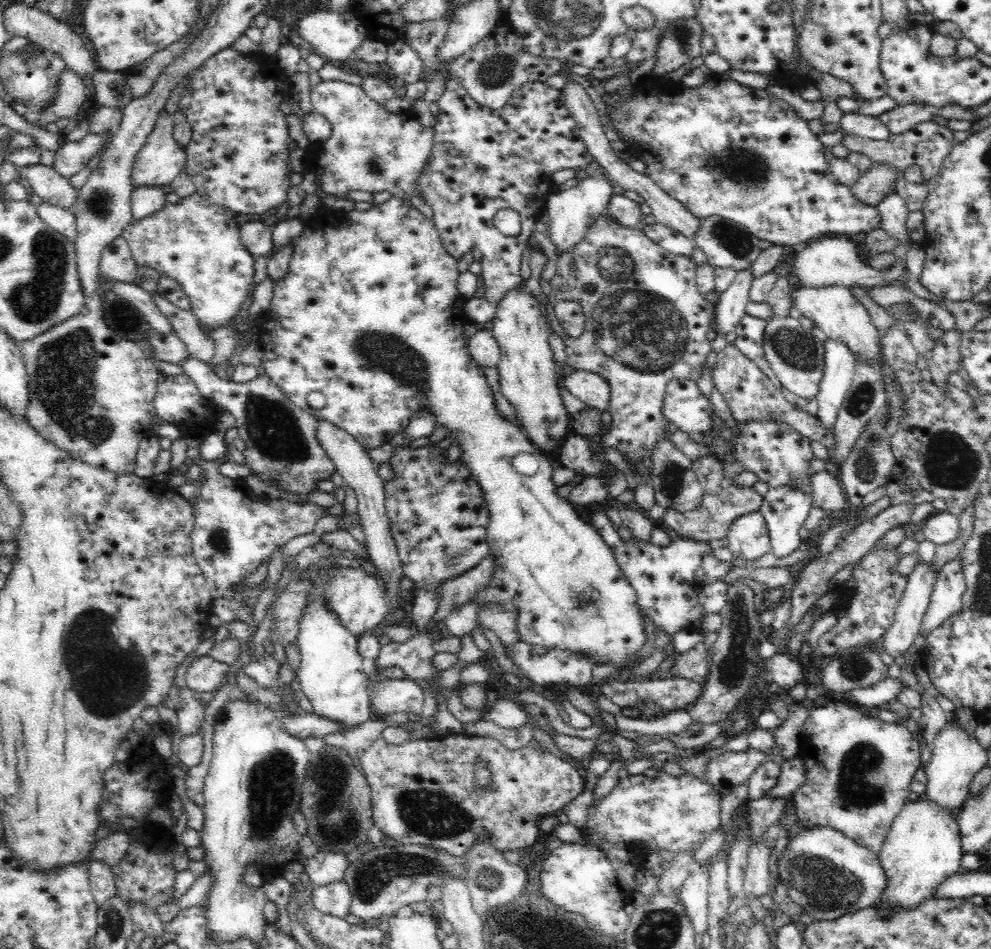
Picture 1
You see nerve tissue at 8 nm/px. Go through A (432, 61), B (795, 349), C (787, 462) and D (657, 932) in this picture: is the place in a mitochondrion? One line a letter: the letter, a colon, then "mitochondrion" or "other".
A: other
B: mitochondrion
C: other
D: mitochondrion

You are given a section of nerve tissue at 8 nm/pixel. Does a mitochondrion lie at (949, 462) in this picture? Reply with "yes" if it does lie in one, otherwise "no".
yes

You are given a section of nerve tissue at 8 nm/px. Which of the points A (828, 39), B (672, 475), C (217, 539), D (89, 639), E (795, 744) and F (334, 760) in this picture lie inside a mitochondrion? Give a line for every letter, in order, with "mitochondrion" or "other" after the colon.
A: mitochondrion
B: mitochondrion
C: mitochondrion
D: mitochondrion
E: other
F: mitochondrion

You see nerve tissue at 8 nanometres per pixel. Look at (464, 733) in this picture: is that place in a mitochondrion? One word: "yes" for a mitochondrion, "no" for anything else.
no

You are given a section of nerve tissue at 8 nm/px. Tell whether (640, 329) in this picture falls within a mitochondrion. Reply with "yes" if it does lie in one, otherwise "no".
yes

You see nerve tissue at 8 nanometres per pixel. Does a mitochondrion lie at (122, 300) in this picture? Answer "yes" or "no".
no

